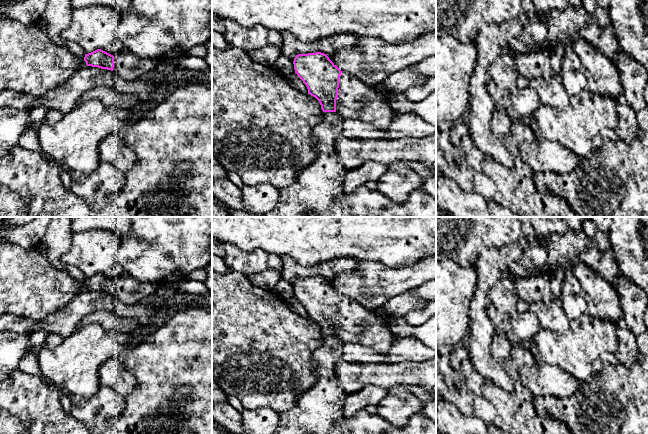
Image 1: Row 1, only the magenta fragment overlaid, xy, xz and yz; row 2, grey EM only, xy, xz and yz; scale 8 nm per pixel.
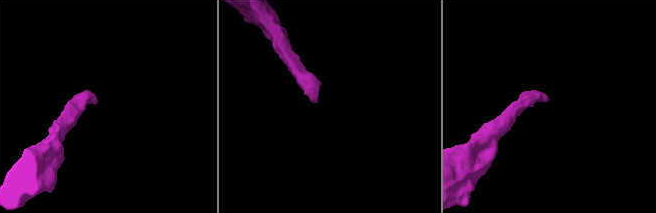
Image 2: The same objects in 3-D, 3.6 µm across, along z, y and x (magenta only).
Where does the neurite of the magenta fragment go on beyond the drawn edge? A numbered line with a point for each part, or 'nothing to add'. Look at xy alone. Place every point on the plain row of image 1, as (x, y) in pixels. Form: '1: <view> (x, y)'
1: xy (128, 290)

